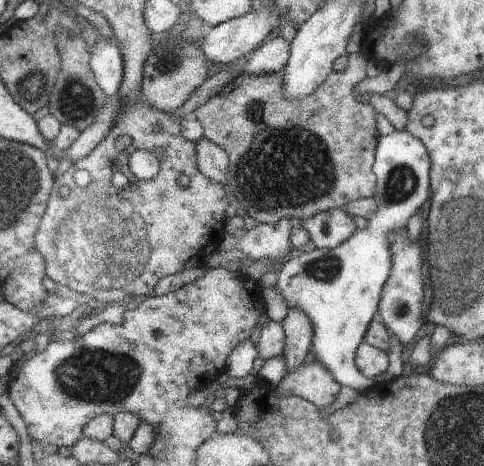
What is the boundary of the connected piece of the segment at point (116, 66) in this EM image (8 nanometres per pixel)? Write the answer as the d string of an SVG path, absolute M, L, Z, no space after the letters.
M101 36L91 52L89 60L95 81L107 97L118 95L118 88L123 84L126 61L118 44Z

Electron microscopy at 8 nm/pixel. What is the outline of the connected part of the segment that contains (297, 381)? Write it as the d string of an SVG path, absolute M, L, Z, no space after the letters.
M308 353L303 364L294 372L284 375L273 391L280 399L294 395L324 409L336 400L340 388L335 378L315 359L313 353Z

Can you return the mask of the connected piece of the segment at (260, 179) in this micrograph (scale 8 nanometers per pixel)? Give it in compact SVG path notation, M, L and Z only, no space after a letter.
M360 51L348 54L348 66L343 71L332 71L328 78L316 90L303 99L287 99L283 90L284 70L278 70L265 75L249 75L241 73L232 79L228 84L224 83L220 92L215 97L209 98L202 106L192 112L192 117L200 120L204 128L203 136L211 140L214 144L220 145L226 151L229 158L229 165L226 170L226 184L230 185L230 190L234 191L236 200L258 224L274 224L281 218L300 218L305 221L307 218L318 214L320 211L344 208L349 202L361 198L374 196L376 177L372 172L372 165L375 159L375 150L378 144L379 134L376 128L375 108L369 102L357 102L354 99L354 86L362 79L366 78L366 59Z

